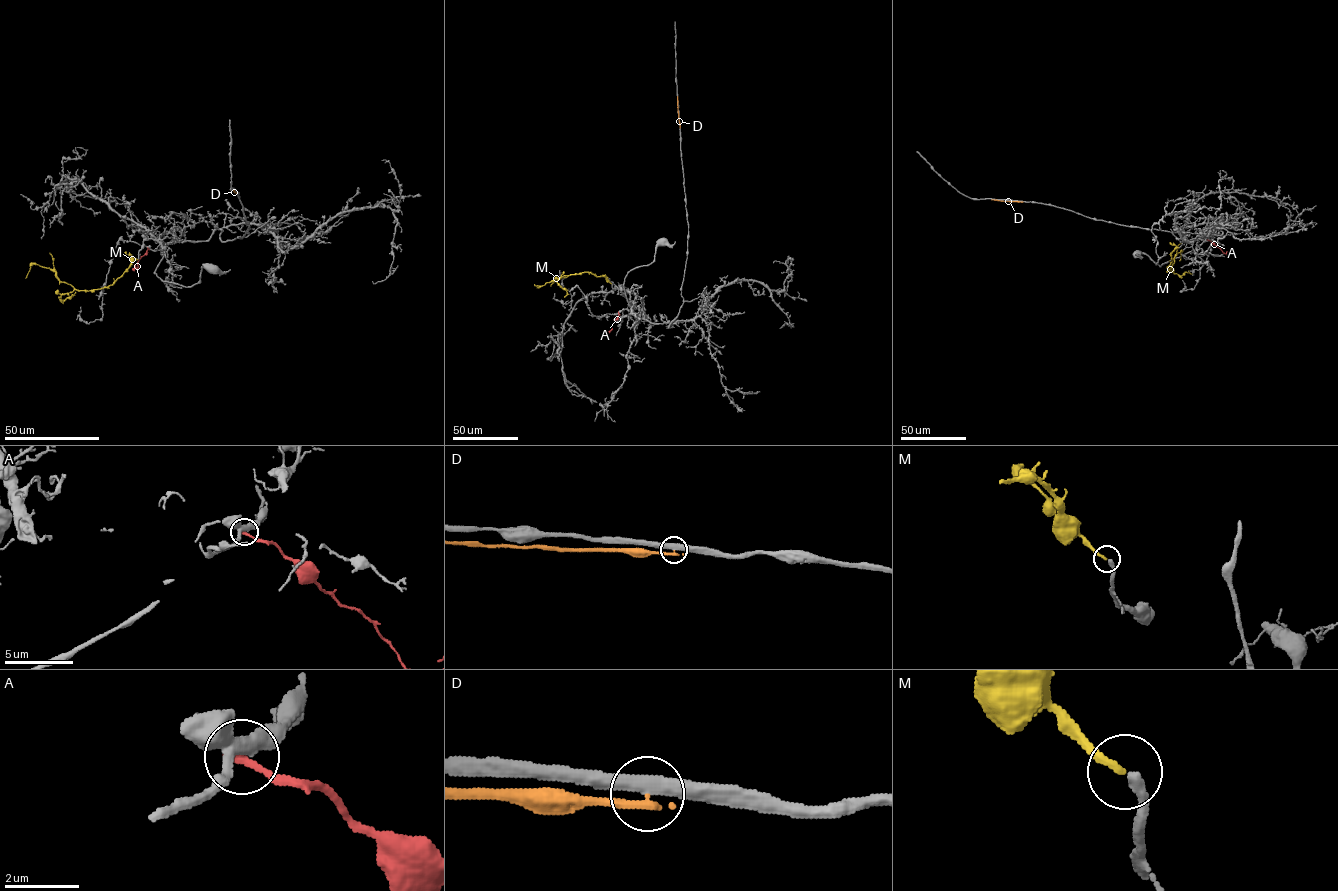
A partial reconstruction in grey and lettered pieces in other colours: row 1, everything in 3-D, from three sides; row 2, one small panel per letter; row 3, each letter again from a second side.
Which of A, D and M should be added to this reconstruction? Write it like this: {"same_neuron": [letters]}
{"same_neuron": ["M"]}

